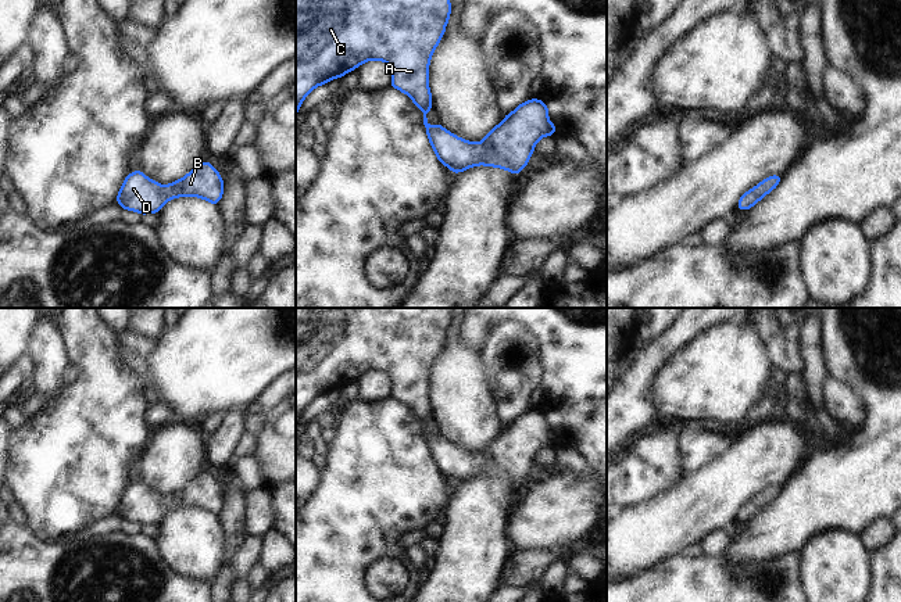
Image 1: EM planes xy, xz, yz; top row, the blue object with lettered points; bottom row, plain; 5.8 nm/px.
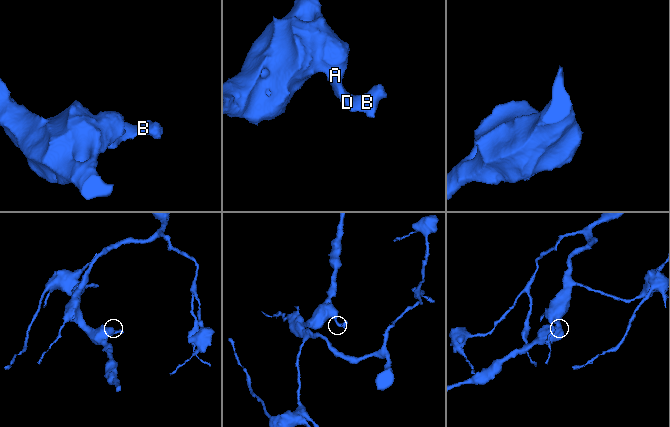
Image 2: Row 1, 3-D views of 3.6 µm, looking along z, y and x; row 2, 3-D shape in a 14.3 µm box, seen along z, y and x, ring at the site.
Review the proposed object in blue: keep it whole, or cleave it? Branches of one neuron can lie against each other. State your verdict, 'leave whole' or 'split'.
leave whole

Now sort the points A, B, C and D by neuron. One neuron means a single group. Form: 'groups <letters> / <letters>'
groups A B C D

